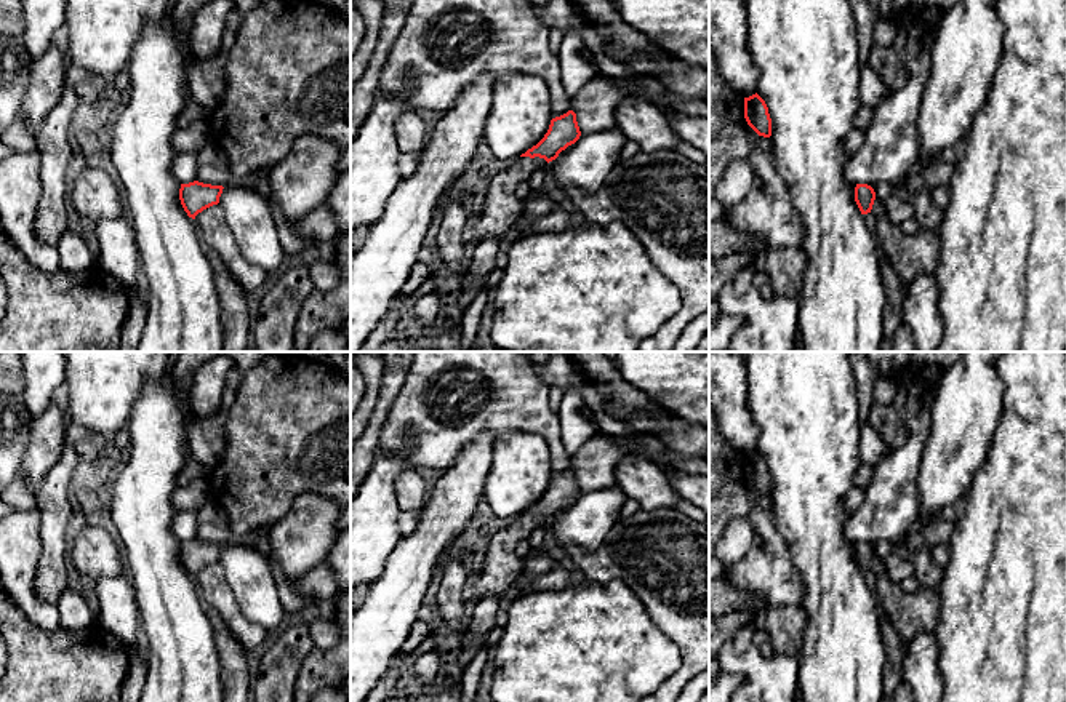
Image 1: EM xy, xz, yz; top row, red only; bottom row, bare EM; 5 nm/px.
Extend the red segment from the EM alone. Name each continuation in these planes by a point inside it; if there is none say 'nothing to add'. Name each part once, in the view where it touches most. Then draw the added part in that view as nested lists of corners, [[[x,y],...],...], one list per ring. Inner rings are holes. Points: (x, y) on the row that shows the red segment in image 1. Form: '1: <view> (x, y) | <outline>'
1: xz (501, 210) | [[[519,157],[507,170],[490,176],[483,190],[485,203],[475,225],[475,241],[498,238],[512,229],[523,214],[525,201],[515,195],[519,184],[539,170],[547,168],[544,158]]]

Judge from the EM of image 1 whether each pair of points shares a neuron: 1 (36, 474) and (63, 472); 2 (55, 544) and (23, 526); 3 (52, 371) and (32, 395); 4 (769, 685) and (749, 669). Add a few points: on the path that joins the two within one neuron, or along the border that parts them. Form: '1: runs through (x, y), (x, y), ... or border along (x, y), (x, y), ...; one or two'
1: border along (66, 442), (60, 459), (36, 490); two
2: border along (39, 507), (40, 558), (34, 574); two
3: runs through (45, 378), (39, 389); one
4: runs through (764, 680), (754, 670); one

